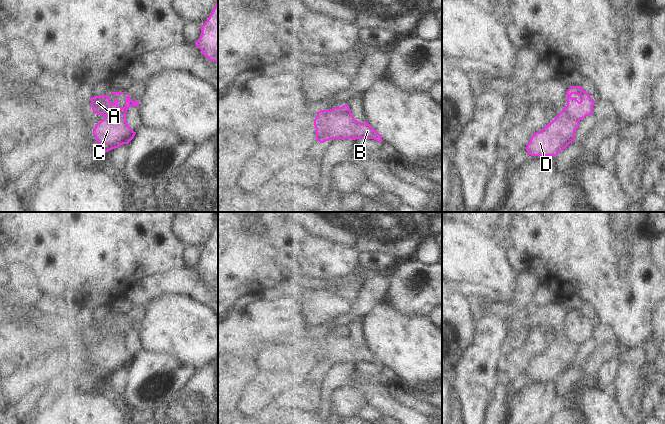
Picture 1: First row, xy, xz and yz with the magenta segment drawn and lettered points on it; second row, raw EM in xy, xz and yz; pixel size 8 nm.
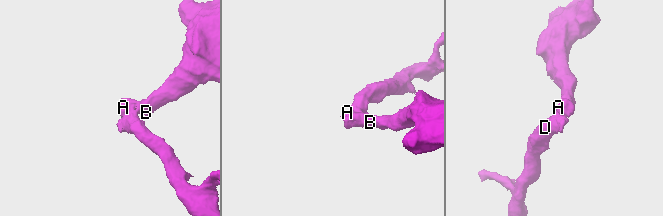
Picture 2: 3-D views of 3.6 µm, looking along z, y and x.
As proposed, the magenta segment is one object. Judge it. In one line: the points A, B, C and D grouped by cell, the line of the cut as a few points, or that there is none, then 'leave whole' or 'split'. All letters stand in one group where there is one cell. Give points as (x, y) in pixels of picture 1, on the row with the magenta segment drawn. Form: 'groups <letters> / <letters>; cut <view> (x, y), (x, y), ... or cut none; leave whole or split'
groups A B / C D; cut xy (126, 110), (115, 113), (107, 112), (104, 115); split

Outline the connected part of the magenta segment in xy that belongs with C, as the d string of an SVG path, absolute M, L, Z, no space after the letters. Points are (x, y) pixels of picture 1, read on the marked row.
M127 111L116 114L108 112L103 120L95 124L93 134L105 153L123 144L129 144L134 138L136 132L127 124L126 113Z

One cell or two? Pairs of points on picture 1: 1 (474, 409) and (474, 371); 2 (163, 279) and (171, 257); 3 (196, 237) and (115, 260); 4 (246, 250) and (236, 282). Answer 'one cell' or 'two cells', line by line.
1: one cell
2: two cells
3: two cells
4: one cell

